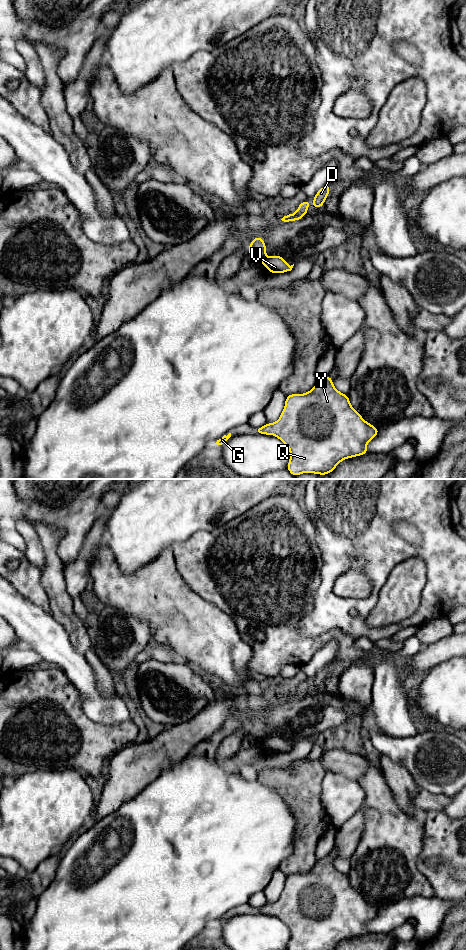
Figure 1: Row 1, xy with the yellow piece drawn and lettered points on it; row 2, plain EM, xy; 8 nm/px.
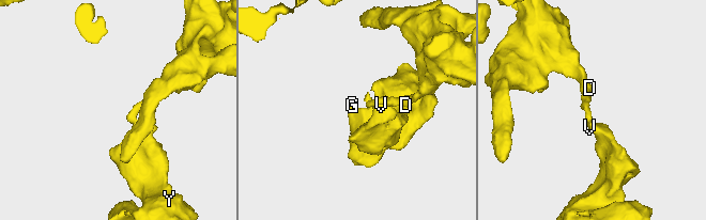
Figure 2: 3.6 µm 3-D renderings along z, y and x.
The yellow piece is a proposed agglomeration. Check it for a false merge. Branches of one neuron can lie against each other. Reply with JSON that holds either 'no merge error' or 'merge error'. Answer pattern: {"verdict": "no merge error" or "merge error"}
{"verdict": "merge error"}

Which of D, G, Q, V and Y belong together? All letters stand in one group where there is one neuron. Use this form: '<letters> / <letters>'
D / G Q V Y

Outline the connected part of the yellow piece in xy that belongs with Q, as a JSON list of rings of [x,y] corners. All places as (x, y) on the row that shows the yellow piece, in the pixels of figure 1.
[[[329,375],[317,379],[315,386],[306,393],[287,395],[279,419],[274,423],[266,423],[261,428],[256,428],[256,434],[276,436],[288,447],[290,459],[287,470],[294,477],[303,473],[327,475],[343,460],[369,453],[366,446],[379,431],[375,426],[365,421],[360,413],[352,407],[347,394],[339,392],[334,387],[333,380]]]

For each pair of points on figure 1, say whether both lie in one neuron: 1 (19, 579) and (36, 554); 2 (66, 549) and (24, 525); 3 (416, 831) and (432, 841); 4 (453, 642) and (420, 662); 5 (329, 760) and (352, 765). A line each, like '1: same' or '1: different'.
1: different
2: different
3: different
4: same
5: same

